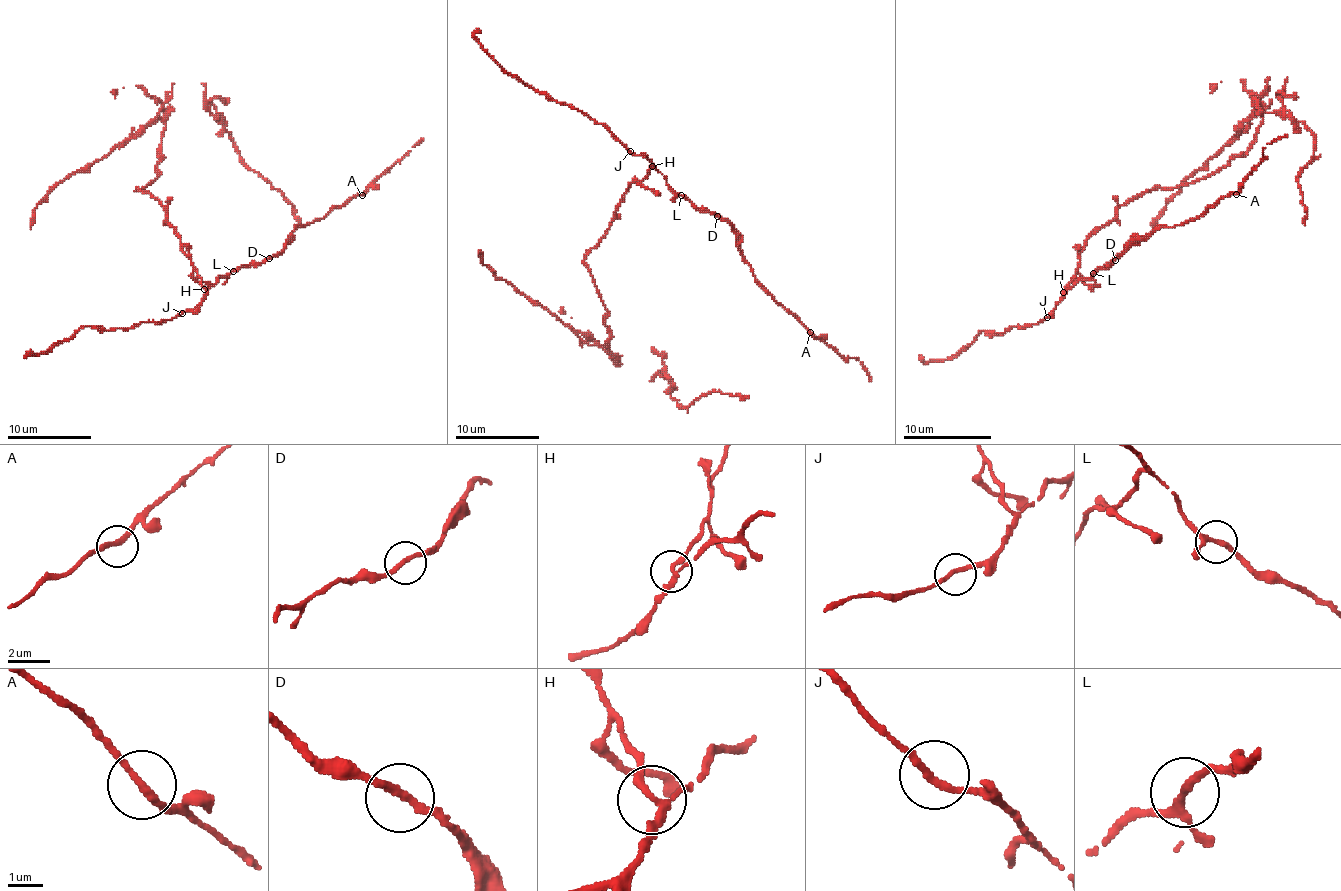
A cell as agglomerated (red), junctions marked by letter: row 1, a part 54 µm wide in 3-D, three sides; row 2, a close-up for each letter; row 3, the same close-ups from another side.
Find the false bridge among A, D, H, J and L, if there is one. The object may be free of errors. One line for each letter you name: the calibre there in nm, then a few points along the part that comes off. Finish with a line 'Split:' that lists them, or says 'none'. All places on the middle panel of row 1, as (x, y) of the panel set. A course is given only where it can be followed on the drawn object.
H: 190 nm thick
Split: H

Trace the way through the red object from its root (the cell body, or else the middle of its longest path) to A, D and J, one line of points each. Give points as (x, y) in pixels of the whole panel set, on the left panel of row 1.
A: (170, 223), (201, 284), (210, 288), (218, 277), (275, 256), (298, 227), (320, 221), (347, 199), (362, 195)
D: (170, 223), (206, 288), (218, 277), (269, 258)
J: (170, 223), (180, 237), (180, 248), (191, 261), (206, 290), (206, 296), (199, 303), (182, 313)

